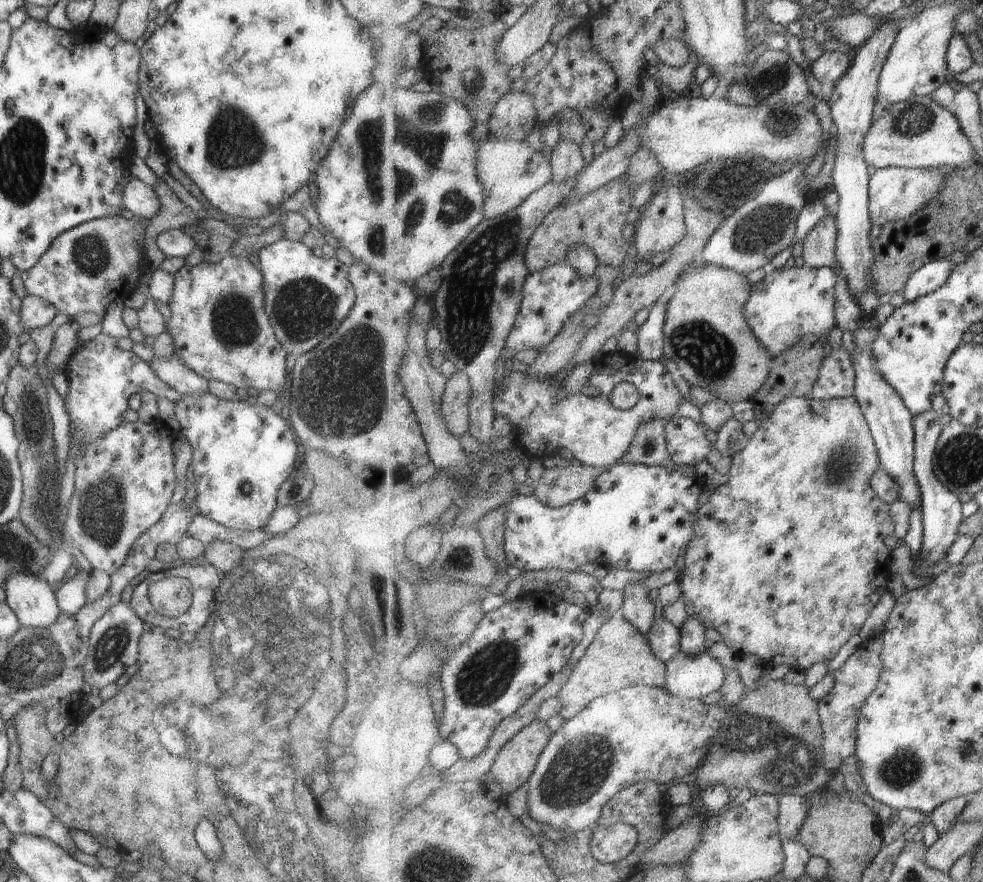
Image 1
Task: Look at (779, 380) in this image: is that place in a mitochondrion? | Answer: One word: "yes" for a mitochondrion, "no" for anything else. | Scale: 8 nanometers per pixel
no

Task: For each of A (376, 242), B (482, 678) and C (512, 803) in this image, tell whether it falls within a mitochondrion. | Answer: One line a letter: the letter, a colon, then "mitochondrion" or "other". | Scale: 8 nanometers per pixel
A: mitochondrion
B: mitochondrion
C: other

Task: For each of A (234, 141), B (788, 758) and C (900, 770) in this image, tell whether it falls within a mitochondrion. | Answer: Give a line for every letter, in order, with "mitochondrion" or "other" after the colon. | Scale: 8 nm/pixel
A: mitochondrion
B: mitochondrion
C: mitochondrion

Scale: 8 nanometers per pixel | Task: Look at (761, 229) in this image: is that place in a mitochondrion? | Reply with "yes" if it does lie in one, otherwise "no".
yes

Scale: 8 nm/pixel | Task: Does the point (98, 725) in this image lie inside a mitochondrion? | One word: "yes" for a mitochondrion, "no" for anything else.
no

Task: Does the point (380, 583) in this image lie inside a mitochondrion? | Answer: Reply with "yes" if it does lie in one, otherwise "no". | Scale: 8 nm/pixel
yes

